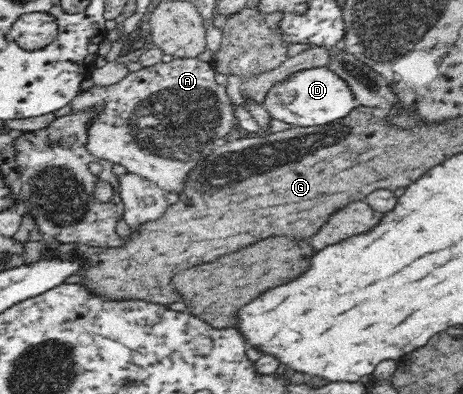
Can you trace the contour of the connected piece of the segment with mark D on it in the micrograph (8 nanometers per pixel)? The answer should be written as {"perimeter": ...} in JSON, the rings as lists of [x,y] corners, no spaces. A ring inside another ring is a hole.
{"perimeter":[[[324,66],[295,72],[277,82],[269,90],[264,108],[272,119],[309,127],[327,125],[348,116],[355,108],[354,103],[355,97],[349,84]]]}

